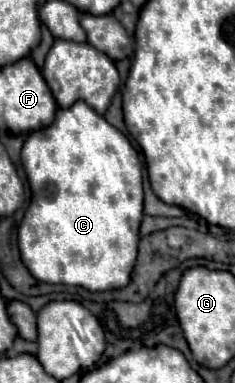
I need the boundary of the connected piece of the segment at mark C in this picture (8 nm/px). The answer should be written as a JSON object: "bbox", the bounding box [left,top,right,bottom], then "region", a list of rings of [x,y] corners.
{"bbox":[18,101,144,291],"region":[[[76,101],[68,109],[60,107],[56,111],[56,119],[54,119],[52,125],[48,125],[46,129],[38,129],[38,131],[28,133],[28,137],[24,141],[24,147],[22,147],[22,163],[24,163],[24,171],[28,175],[32,199],[30,199],[26,215],[24,215],[24,219],[20,223],[20,229],[18,229],[18,245],[20,245],[22,261],[28,267],[28,271],[38,281],[64,283],[64,285],[84,287],[88,291],[108,291],[108,289],[124,287],[130,281],[130,271],[134,267],[136,253],[138,253],[138,227],[140,227],[140,221],[142,221],[142,197],[144,197],[140,157],[138,157],[138,151],[128,141],[128,137],[124,133],[120,133],[116,127],[112,127],[102,115],[98,115],[94,109],[90,109],[84,101]]]}

